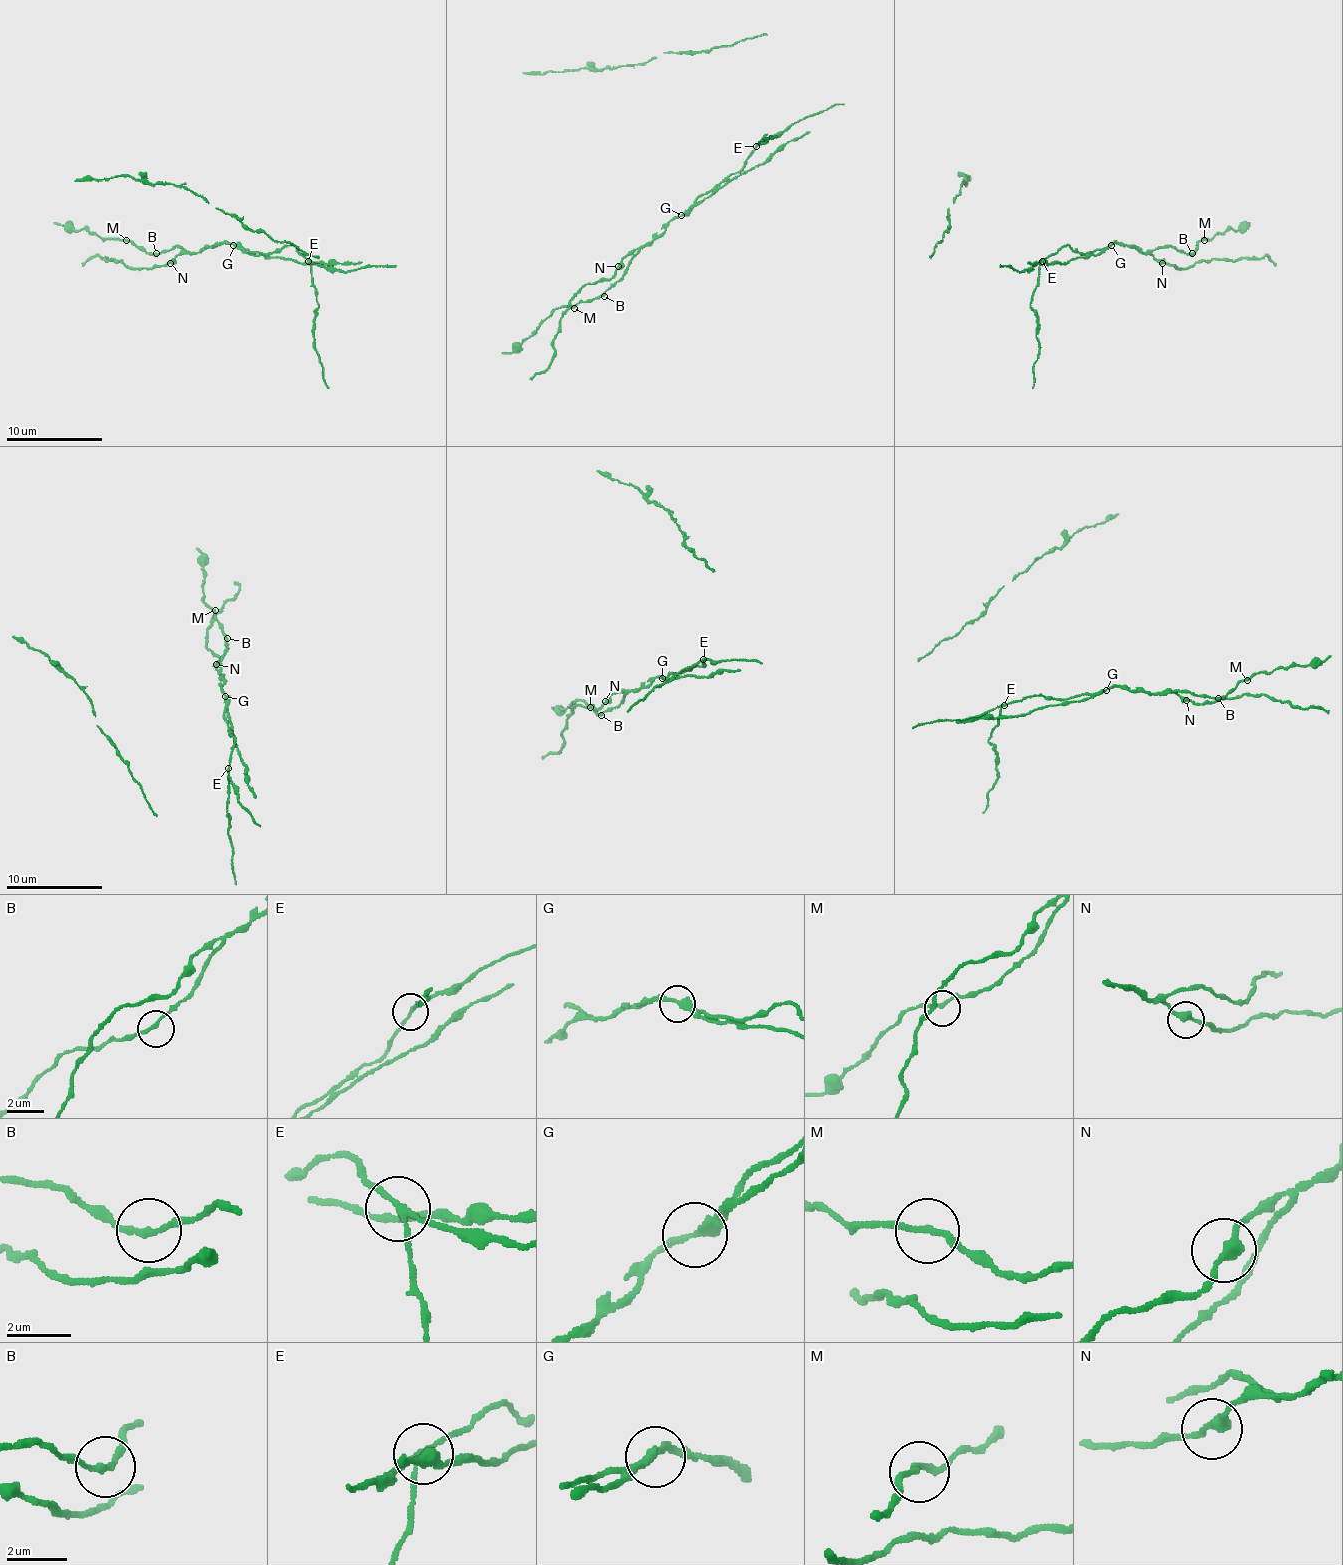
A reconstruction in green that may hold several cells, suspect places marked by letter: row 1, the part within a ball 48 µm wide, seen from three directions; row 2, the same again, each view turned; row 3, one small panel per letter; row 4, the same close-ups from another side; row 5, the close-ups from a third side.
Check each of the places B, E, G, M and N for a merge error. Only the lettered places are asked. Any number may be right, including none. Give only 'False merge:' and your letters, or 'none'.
False merge: E, G

